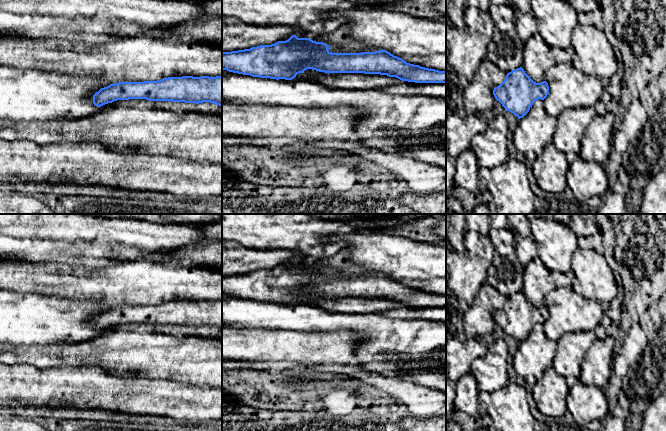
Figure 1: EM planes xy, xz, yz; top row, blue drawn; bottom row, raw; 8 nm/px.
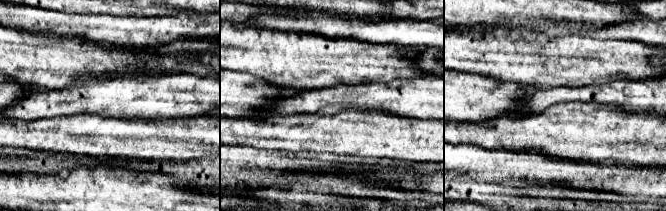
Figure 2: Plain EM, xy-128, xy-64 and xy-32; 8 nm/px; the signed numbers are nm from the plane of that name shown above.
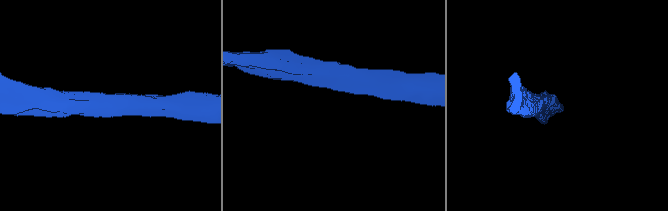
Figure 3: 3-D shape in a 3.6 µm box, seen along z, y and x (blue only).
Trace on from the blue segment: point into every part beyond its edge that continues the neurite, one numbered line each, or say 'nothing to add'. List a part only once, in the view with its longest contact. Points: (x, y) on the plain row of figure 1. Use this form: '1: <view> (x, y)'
nothing to add

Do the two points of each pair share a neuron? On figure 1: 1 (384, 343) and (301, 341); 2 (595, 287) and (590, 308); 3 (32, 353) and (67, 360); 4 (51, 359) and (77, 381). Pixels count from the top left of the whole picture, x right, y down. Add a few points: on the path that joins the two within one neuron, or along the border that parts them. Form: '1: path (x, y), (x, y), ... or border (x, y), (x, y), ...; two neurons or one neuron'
1: border (335, 331), (354, 331), (360, 335), (353, 361); two neurons
2: border (572, 287), (575, 292), (596, 300), (600, 304); two neurons
3: path (41, 355), (58, 355); one neuron
4: border (36, 366), (39, 368), (84, 366); two neurons

